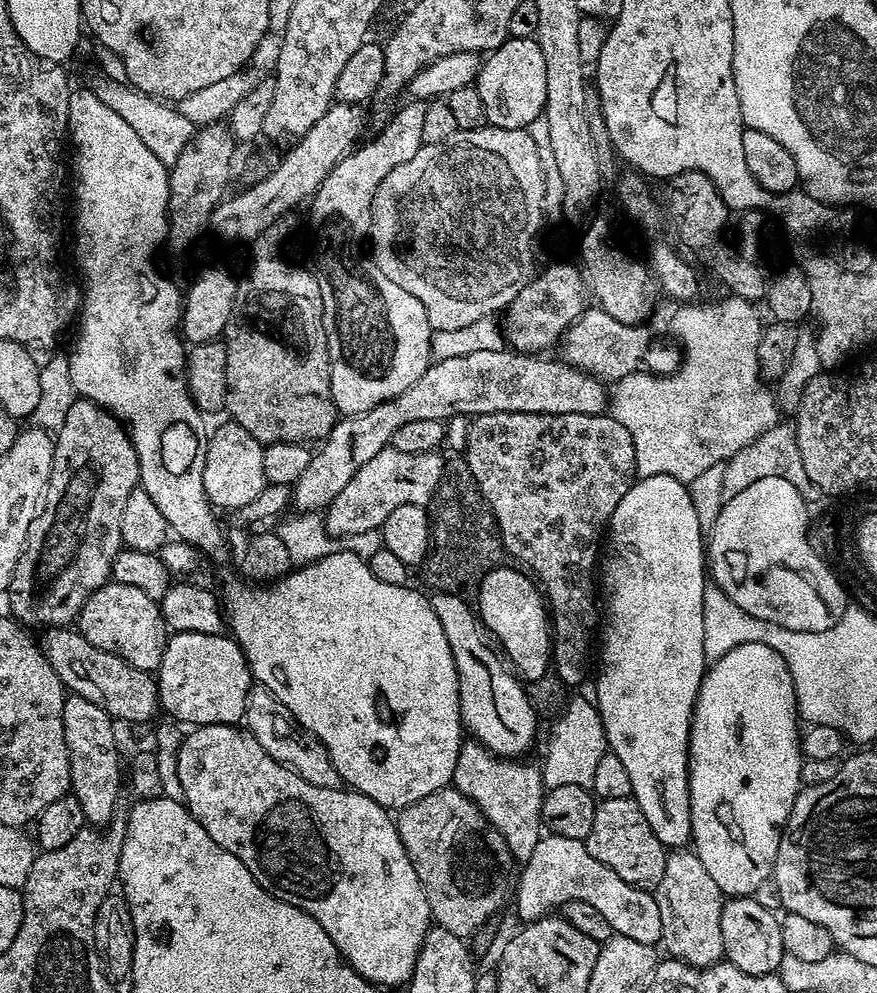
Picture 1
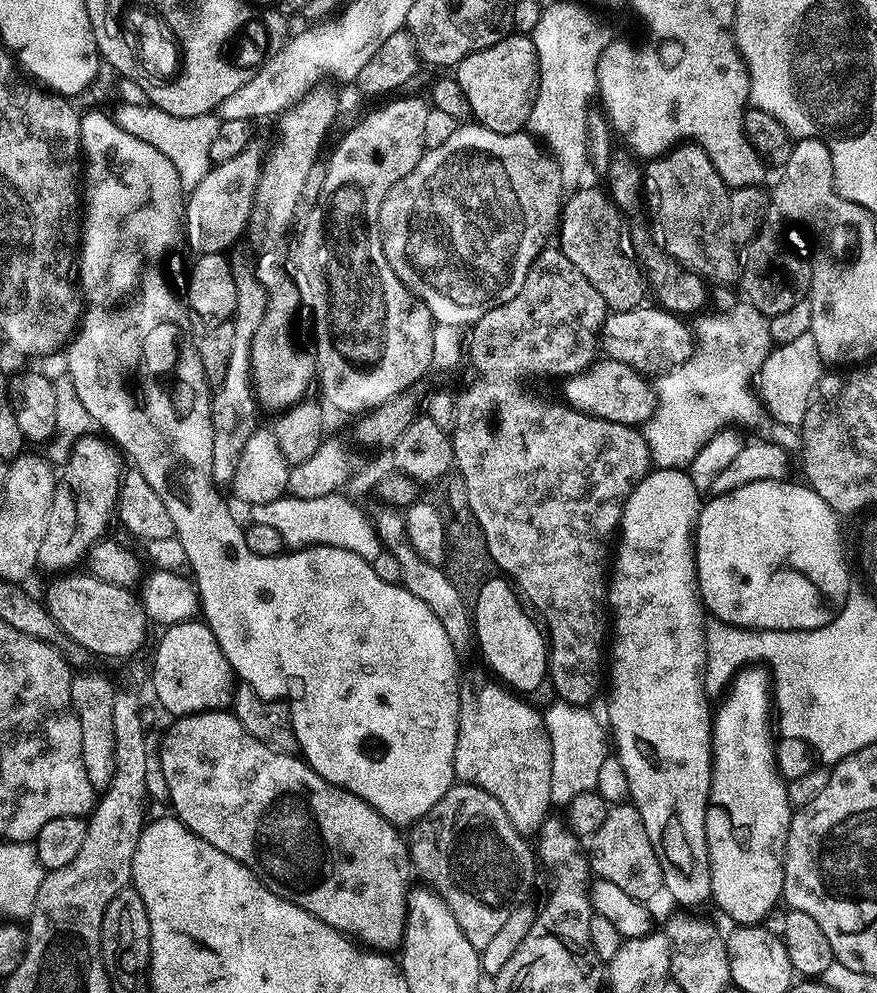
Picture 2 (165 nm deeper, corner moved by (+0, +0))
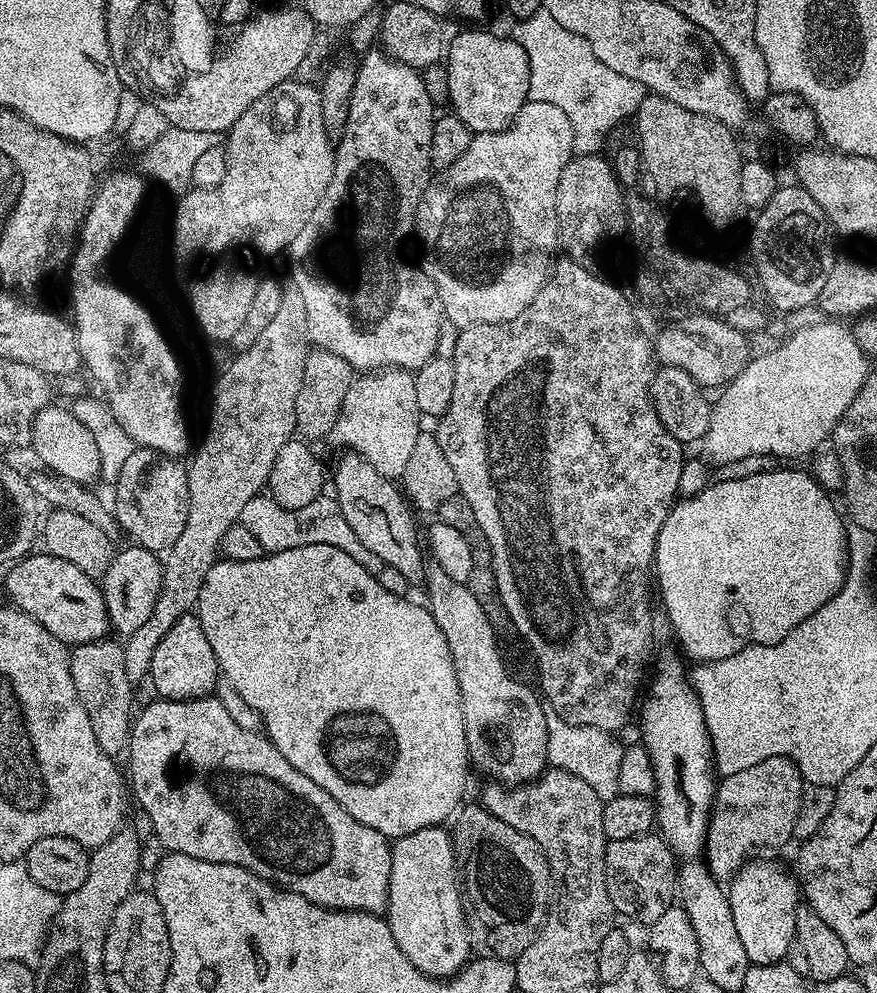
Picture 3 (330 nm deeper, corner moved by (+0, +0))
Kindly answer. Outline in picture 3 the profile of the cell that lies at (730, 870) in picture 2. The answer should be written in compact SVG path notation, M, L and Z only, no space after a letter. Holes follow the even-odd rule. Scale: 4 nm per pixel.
M752 858L732 877L727 885L730 914L734 914L734 926L738 930L738 938L742 938L742 947L746 949L749 965L778 964L787 957L794 948L796 938L796 912L802 906L802 889L797 877L792 876L780 864L768 858Z

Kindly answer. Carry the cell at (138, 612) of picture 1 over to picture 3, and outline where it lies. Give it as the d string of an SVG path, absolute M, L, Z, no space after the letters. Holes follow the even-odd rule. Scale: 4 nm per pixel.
M29 554L24 559L15 561L7 569L9 572L4 576L4 592L13 600L9 601L19 611L26 613L30 618L34 618L34 622L38 622L50 634L54 634L54 638L58 638L65 646L75 646L105 639L109 635L110 625L99 583L93 577L82 574L70 562L62 562L62 558L54 558L47 554L36 555Z

